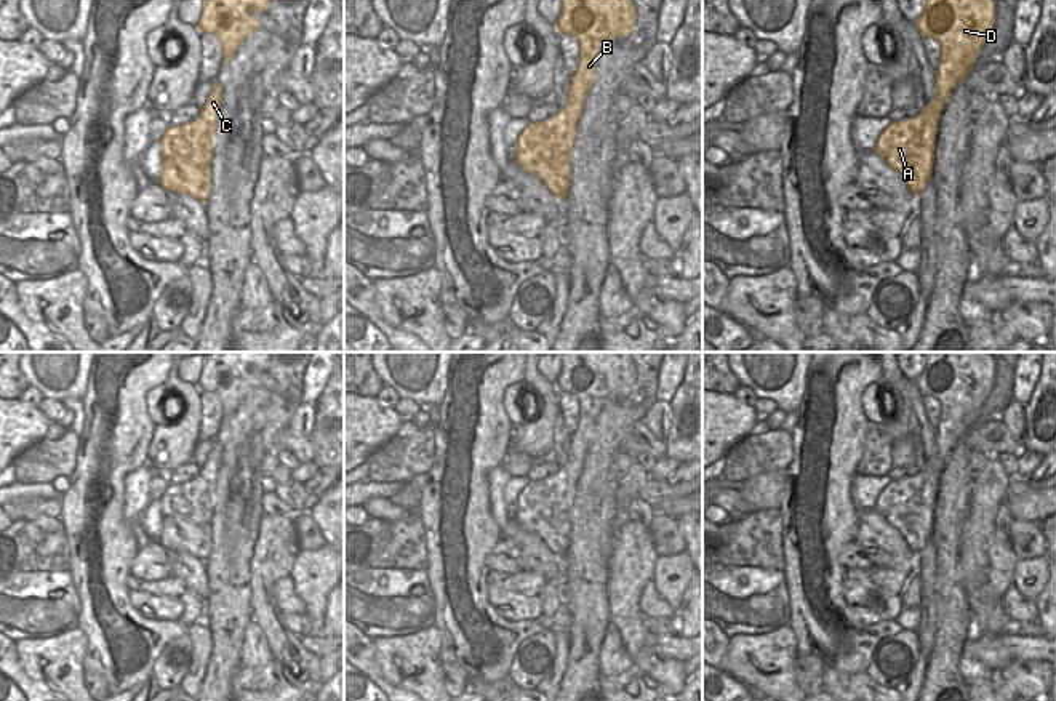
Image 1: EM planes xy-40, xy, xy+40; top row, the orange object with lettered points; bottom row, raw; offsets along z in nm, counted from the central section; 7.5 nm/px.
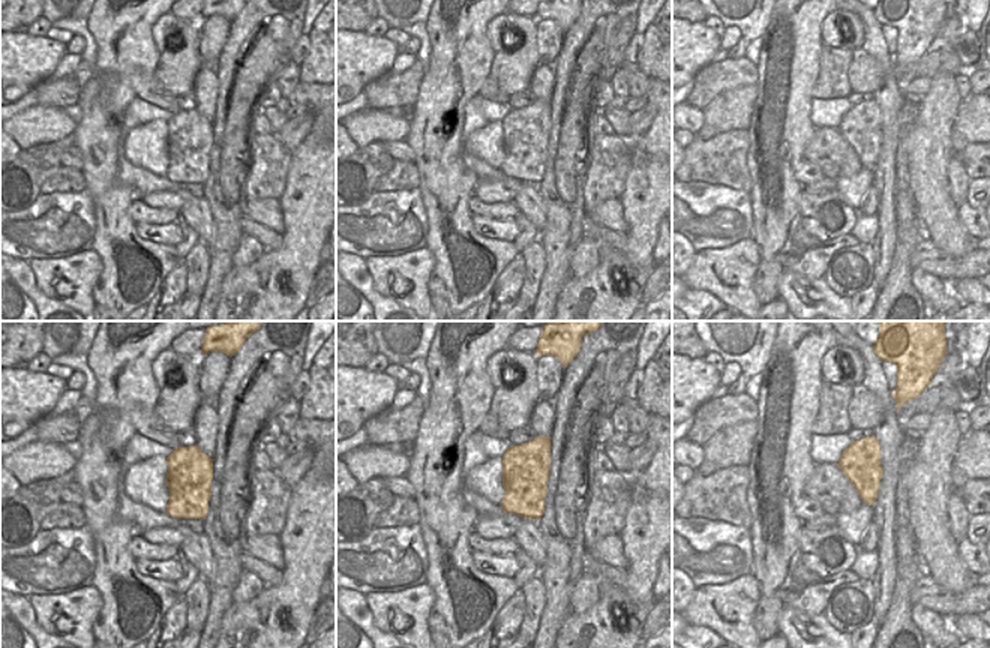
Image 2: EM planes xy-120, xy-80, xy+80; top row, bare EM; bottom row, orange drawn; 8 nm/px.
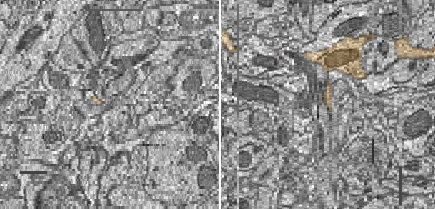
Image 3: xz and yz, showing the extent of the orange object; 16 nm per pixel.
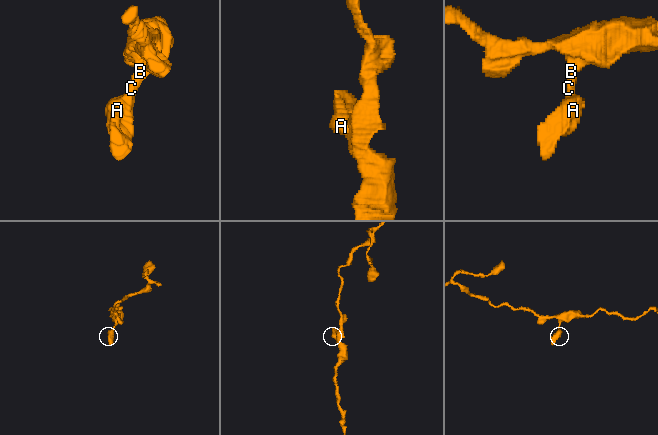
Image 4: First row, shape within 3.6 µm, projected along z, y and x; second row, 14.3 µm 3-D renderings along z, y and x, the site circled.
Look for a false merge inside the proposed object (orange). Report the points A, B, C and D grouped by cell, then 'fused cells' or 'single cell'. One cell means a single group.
A B C D; single cell

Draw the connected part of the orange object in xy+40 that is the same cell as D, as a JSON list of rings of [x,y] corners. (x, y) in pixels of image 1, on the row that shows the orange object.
[[[923,0],[923,13],[915,26],[922,38],[936,38],[941,45],[936,99],[915,117],[888,125],[874,147],[914,195],[931,181],[938,122],[944,104],[973,69],[994,24],[994,0]]]

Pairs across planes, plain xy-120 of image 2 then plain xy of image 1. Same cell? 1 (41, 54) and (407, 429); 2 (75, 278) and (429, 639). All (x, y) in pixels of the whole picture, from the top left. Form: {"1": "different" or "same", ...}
{"1": "different", "2": "same"}

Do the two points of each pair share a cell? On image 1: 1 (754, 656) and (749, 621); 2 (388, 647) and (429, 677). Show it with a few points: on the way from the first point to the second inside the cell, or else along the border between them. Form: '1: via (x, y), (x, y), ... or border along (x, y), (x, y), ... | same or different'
1: border along (788, 624), (765, 632), (733, 634), (730, 637) | different
2: via (400, 653), (413, 663), (426, 664) | same

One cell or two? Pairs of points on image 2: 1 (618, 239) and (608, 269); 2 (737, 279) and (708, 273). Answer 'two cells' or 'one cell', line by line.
1: two cells
2: one cell

